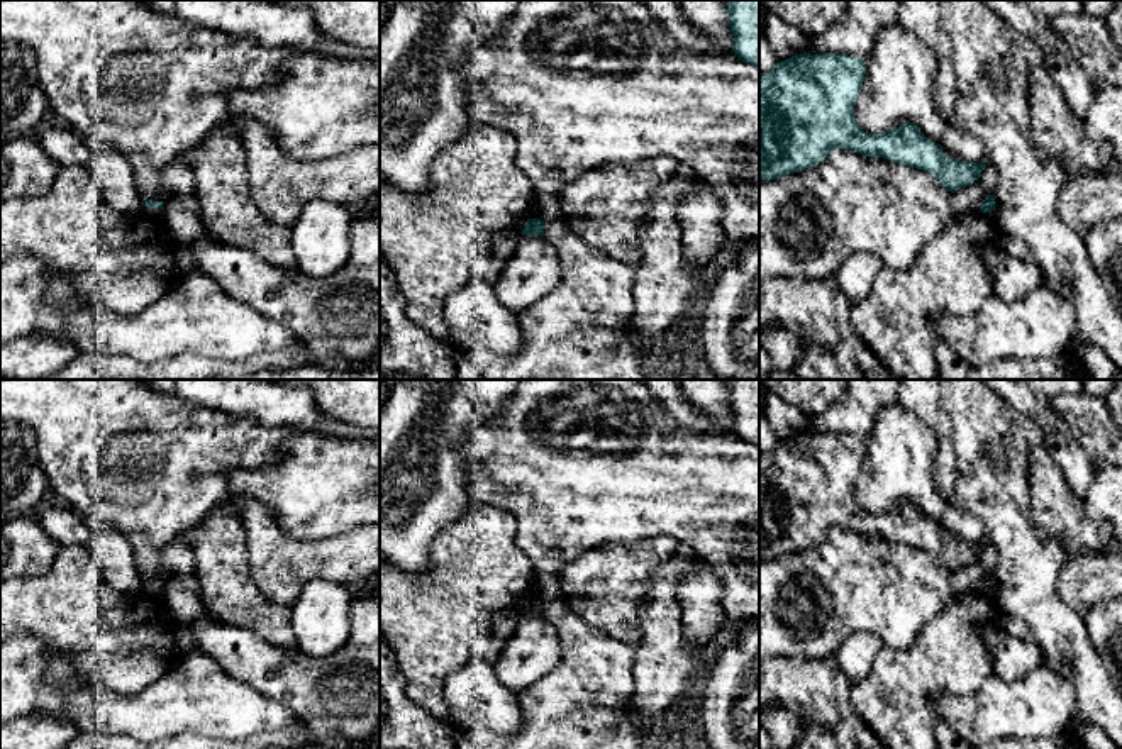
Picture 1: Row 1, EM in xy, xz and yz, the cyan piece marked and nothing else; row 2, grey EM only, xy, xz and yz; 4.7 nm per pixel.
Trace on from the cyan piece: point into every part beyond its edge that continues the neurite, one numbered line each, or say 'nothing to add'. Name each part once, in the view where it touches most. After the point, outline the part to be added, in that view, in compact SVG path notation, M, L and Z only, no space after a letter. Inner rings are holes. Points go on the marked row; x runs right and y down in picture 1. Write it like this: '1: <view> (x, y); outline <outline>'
nothing to add

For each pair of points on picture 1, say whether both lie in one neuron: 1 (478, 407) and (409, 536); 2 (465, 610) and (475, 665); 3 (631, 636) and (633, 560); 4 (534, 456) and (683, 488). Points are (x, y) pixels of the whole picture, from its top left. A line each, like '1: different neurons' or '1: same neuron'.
1: same neuron
2: different neurons
3: same neuron
4: same neuron

